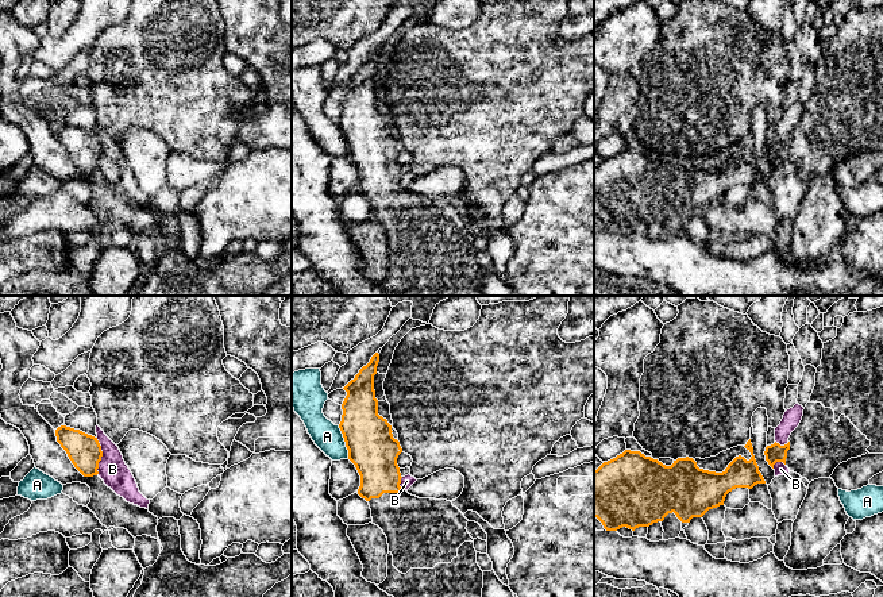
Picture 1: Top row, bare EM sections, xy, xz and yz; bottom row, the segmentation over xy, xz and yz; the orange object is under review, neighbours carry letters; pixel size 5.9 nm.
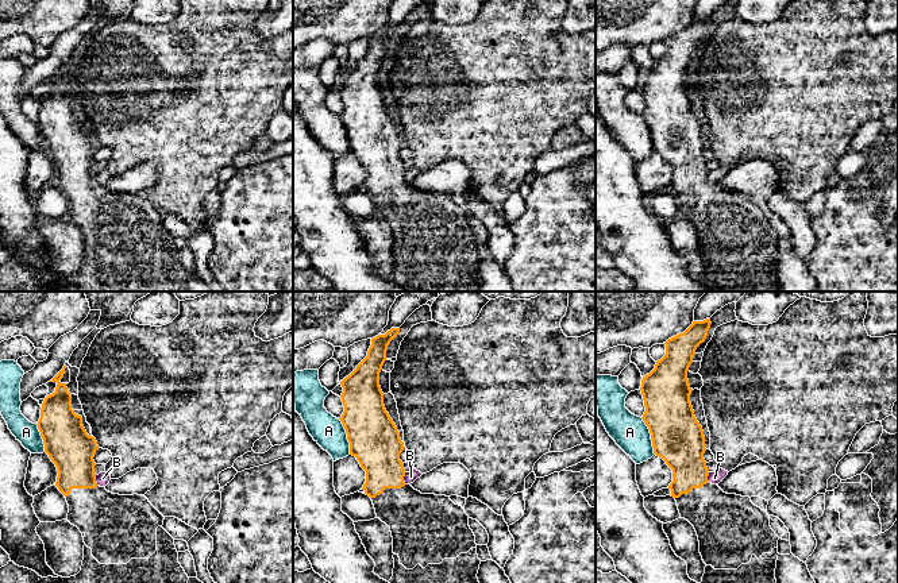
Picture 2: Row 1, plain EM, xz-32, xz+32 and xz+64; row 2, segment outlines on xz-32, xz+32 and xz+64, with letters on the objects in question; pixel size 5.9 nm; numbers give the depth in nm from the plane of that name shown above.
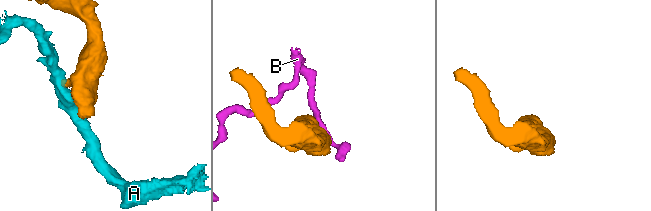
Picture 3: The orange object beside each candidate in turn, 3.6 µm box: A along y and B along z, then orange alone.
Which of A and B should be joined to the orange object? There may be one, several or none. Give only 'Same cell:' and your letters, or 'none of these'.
Same cell: none of these

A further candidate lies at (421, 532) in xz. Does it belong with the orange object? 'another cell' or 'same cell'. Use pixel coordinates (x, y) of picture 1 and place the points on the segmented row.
same cell

